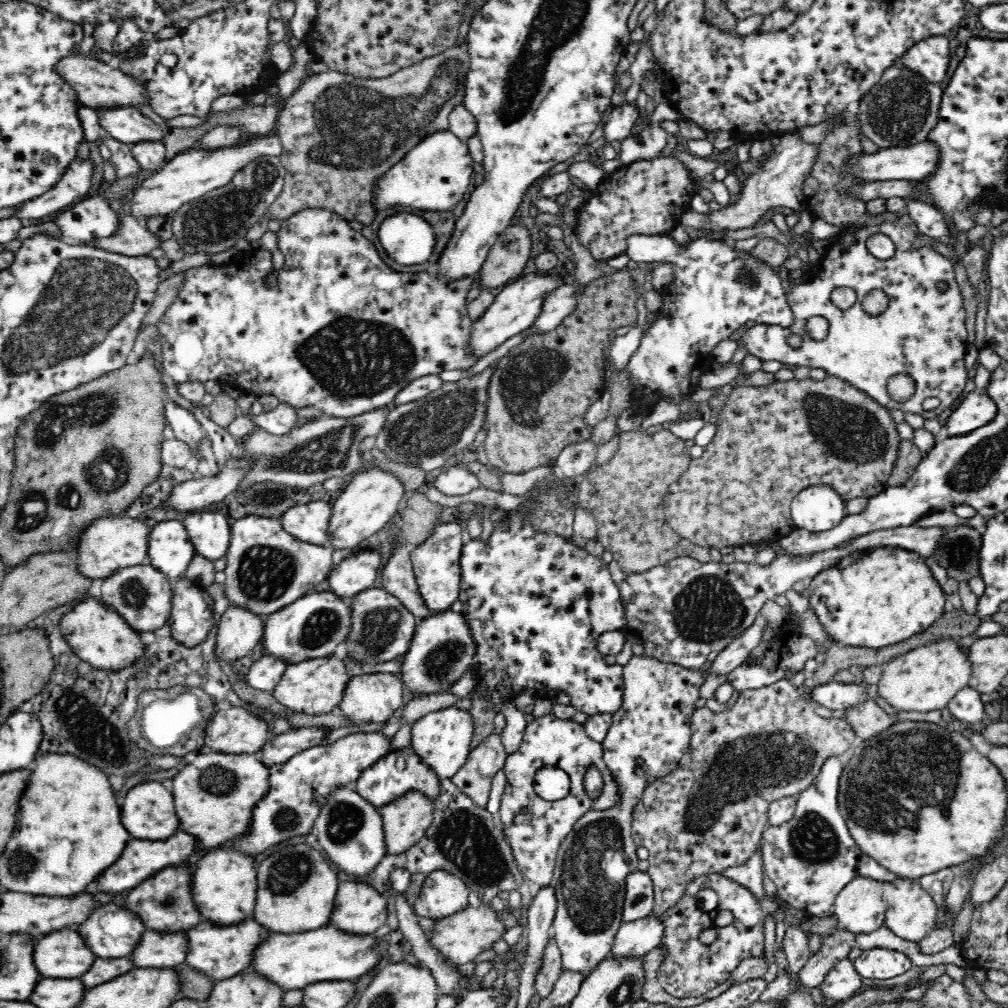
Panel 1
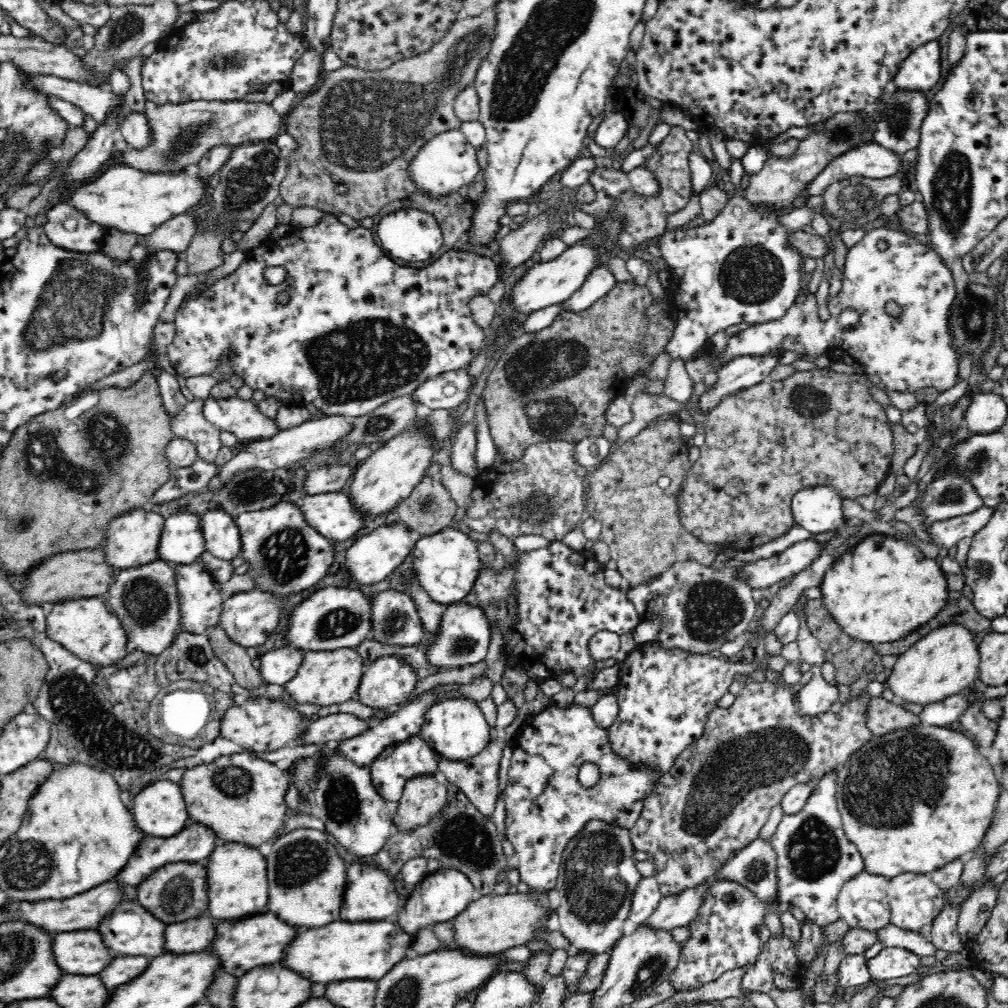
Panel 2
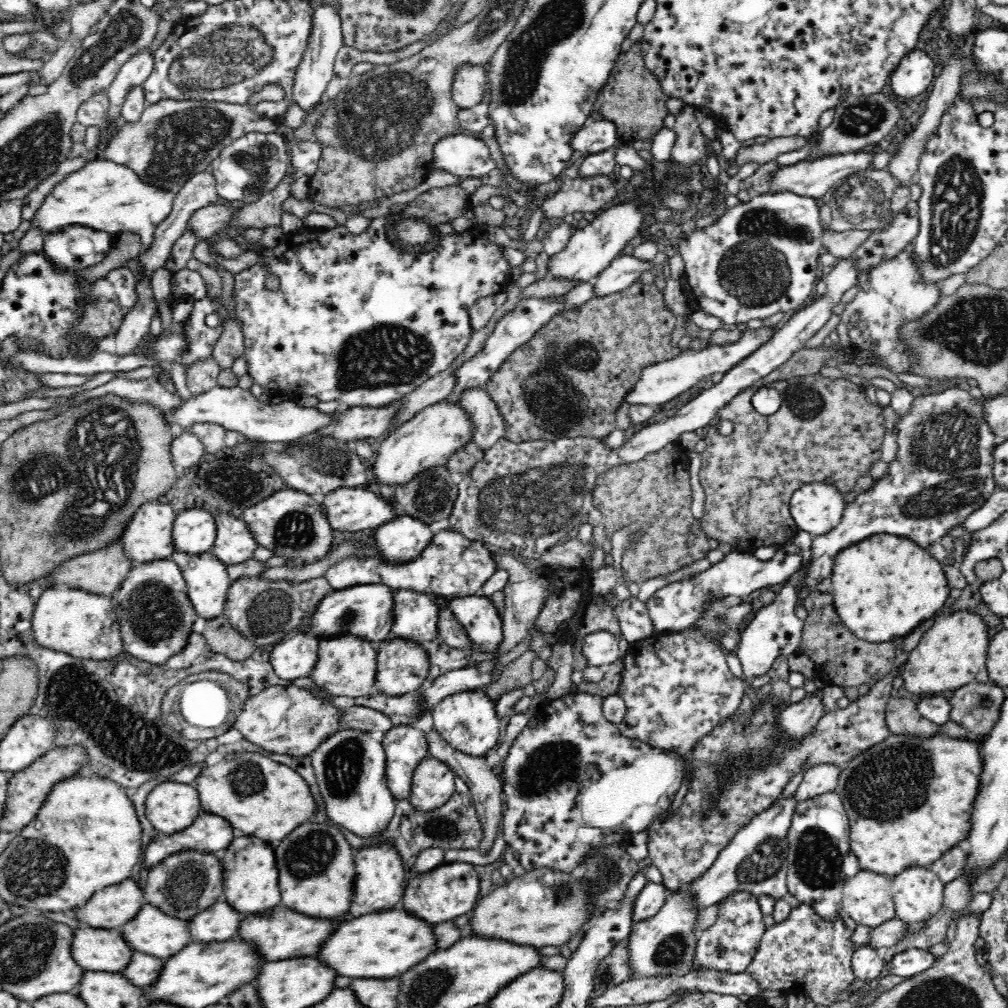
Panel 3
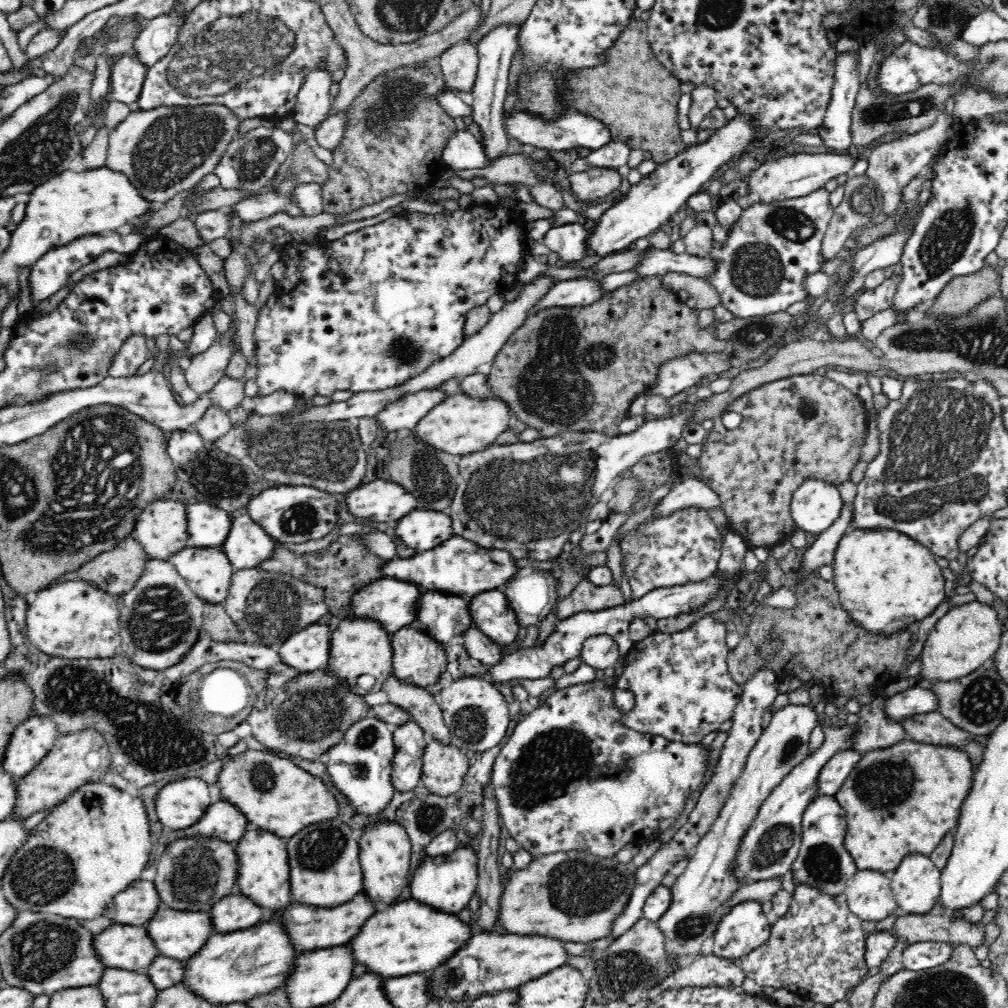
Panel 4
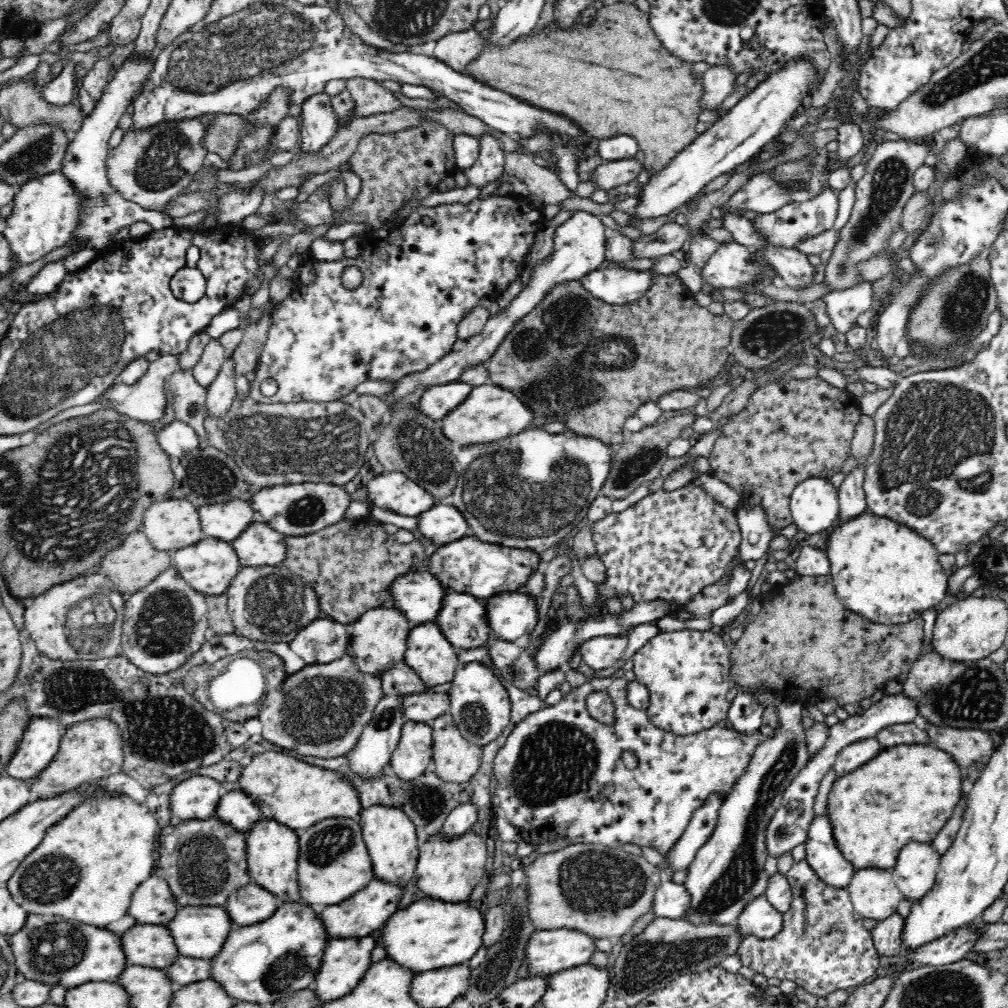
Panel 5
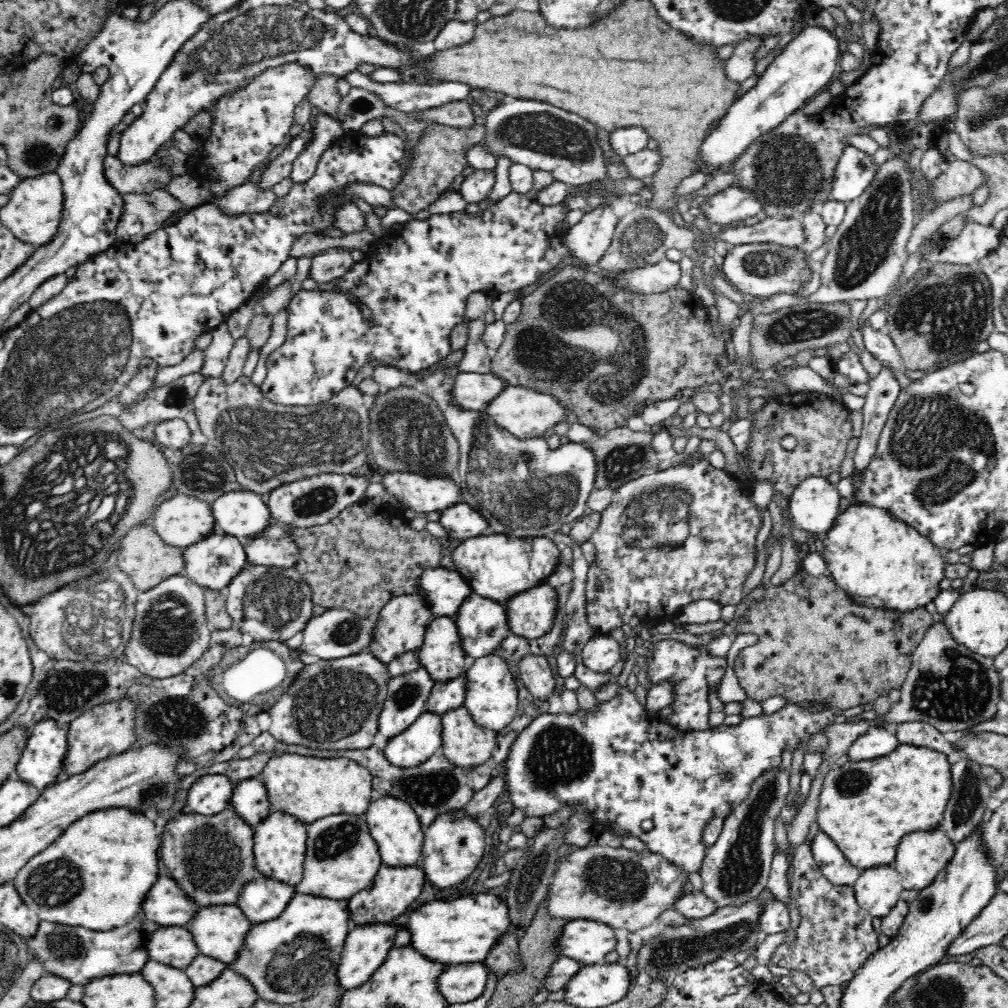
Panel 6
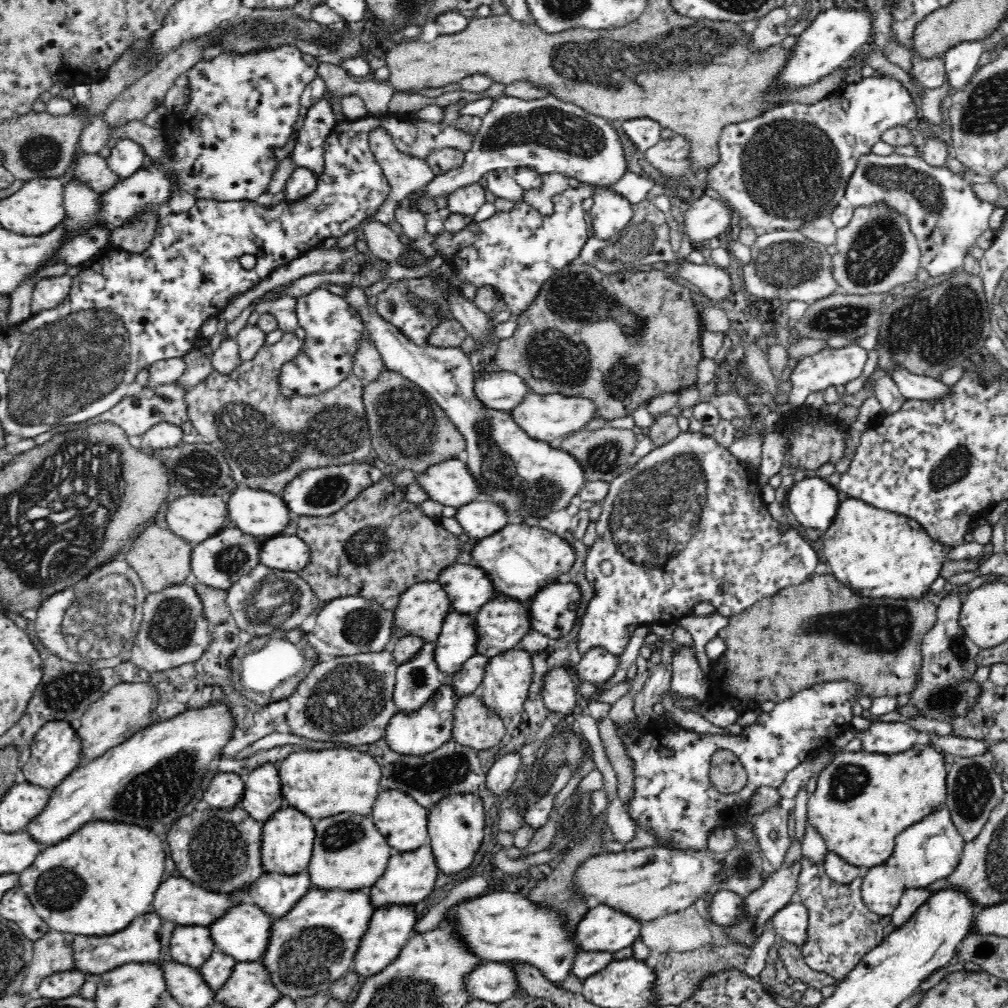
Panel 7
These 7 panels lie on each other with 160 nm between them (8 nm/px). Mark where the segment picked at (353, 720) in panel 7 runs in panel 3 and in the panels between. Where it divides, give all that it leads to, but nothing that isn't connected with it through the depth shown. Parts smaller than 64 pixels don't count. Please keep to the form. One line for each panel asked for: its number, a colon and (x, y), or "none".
3: (292, 721)
4: (314, 711)
5: (322, 710)
6: (333, 704)

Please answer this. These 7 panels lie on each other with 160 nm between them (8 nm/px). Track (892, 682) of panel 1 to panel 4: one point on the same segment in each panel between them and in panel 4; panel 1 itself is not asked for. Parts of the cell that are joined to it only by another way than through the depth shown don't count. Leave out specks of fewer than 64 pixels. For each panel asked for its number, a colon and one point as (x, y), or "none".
2: (946, 661)
3: (950, 654)
4: (964, 638)

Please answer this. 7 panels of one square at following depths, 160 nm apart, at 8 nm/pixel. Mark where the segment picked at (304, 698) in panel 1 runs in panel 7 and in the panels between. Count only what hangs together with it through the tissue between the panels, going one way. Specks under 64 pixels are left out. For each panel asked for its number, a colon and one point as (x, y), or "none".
2: (329, 676)
3: (348, 666)
4: (361, 646)
5: (380, 638)
6: (402, 624)
7: (423, 607)

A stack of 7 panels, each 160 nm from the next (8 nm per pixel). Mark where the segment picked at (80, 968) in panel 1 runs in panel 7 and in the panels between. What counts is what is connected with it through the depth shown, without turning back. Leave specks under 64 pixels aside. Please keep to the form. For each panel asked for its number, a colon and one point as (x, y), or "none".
2: (84, 952)
3: (97, 949)
4: (125, 946)
5: (151, 945)
6: (175, 946)
7: (192, 945)

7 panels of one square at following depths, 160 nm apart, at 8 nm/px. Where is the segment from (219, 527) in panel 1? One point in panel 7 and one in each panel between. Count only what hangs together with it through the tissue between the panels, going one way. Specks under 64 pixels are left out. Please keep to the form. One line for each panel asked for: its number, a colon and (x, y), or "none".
2: (222, 534)
3: (235, 544)
4: (248, 545)
5: (260, 545)
6: (274, 547)
7: (290, 553)

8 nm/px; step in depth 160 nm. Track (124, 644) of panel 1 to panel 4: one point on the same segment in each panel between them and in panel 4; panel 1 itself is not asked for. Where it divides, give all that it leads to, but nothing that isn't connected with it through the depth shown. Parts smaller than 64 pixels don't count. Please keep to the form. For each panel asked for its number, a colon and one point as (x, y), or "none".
2: (85, 626)
3: (82, 624)
4: (75, 620)

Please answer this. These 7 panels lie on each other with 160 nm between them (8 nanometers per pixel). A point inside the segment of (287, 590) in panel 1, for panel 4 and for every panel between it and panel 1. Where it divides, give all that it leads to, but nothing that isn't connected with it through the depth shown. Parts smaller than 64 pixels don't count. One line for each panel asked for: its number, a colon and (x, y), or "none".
2: (285, 553)
3: (293, 524)
4: (290, 513)

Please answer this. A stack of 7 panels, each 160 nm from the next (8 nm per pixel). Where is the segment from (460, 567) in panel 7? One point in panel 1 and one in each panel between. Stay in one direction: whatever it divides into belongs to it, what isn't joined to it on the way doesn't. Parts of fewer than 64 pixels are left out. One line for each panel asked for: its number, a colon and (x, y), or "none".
1: (315, 626)
2: (332, 617)
3: (367, 610)
4: (395, 602)
5: (420, 594)
6: (446, 590)

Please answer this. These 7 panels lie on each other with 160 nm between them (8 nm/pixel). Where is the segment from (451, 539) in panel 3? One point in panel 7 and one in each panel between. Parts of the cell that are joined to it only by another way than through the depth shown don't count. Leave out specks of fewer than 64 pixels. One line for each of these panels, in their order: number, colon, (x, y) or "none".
4: (458, 566)
5: (469, 565)
6: (499, 566)
7: (520, 559)

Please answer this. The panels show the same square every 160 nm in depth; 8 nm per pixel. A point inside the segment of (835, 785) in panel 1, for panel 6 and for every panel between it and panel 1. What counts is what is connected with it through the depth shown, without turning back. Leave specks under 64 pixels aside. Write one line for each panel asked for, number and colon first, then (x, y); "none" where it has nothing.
2: (814, 858)
3: (820, 861)
4: (822, 861)
5: (822, 853)
6: (833, 864)

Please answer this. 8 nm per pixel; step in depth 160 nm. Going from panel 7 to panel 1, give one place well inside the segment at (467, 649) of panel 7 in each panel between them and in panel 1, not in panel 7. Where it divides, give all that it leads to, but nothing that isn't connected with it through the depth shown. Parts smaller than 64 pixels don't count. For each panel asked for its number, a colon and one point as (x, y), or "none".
1: (370, 698)
2: (389, 681)
3: (404, 665)
4: (419, 659)
5: (430, 654)
6: (442, 654)

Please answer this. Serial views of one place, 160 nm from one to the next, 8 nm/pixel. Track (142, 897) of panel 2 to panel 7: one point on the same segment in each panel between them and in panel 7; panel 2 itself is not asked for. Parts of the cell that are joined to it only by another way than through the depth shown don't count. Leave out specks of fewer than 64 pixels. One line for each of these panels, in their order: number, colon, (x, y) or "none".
3: (187, 882)
4: (196, 871)
5: (205, 861)
6: (213, 856)
7: (220, 849)

